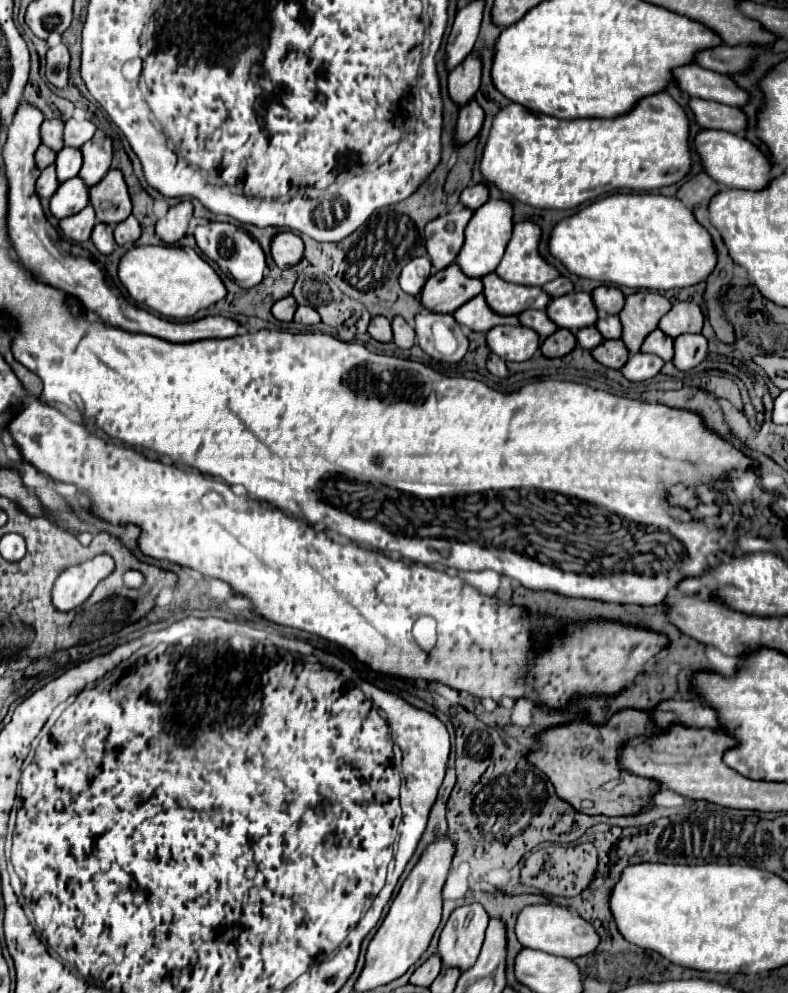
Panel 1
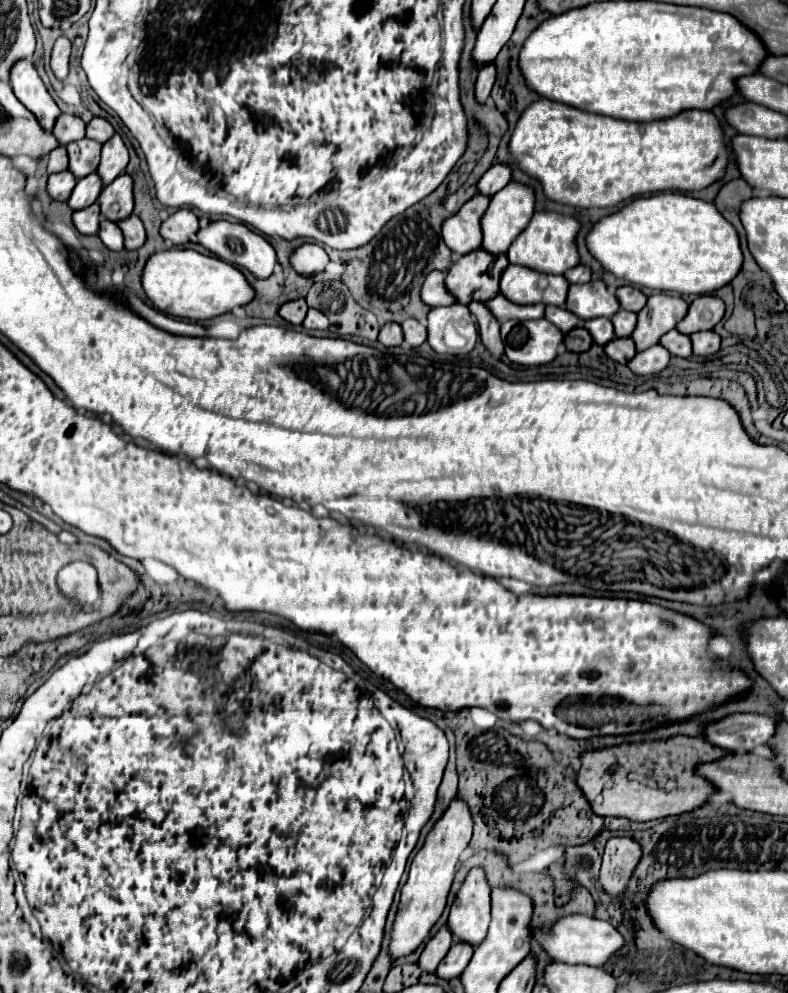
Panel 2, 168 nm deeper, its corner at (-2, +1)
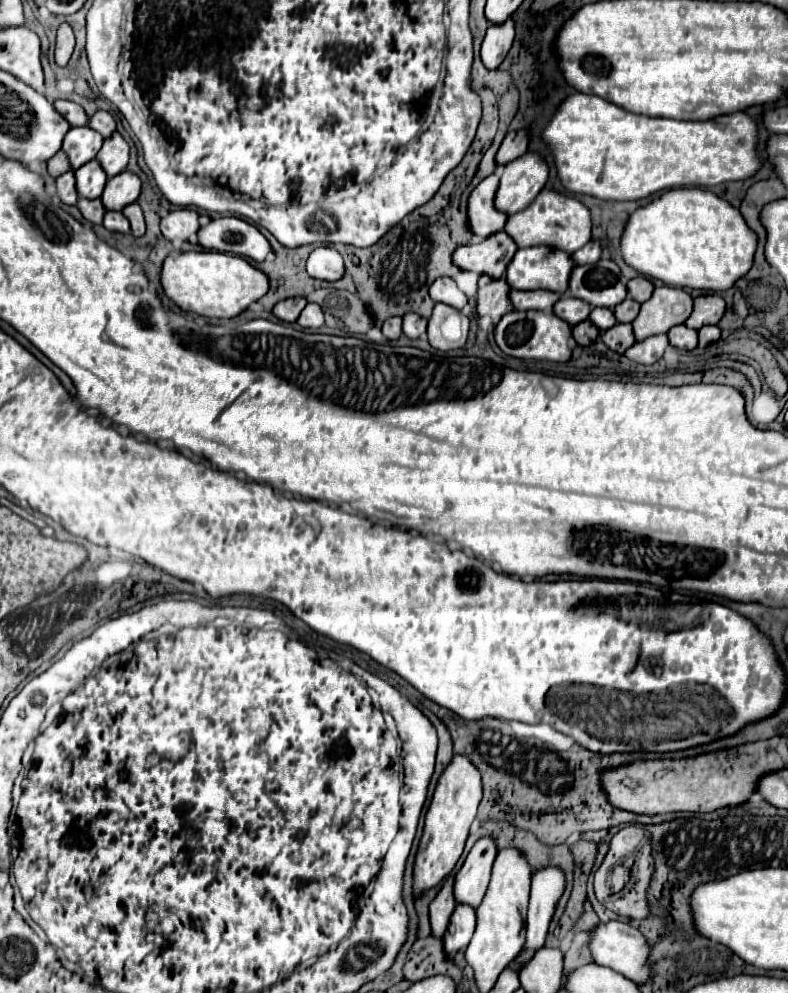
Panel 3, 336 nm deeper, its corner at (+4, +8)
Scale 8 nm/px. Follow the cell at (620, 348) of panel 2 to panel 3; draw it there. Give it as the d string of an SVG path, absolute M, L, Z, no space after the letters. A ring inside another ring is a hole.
M614 325L612 329L604 331L602 341L616 353L624 353L632 343L634 343L634 333L632 333L632 325Z

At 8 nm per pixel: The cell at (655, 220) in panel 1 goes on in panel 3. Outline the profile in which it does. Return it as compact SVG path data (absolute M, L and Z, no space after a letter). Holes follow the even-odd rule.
M670 189L650 203L638 207L630 213L626 227L620 237L620 251L626 265L636 269L640 275L658 279L674 287L724 291L734 285L752 267L752 257L756 251L756 235L748 229L738 209L734 209L724 199L716 197L706 189Z

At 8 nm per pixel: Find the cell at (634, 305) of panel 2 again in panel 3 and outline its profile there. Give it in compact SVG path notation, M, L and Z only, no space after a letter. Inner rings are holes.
M636 277L636 279L630 279L628 281L628 295L638 301L638 303L644 303L650 299L652 291L654 291L654 285L646 279L646 277Z

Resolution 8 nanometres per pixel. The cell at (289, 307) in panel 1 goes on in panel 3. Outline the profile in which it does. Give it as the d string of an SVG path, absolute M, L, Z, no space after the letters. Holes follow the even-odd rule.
M290 297L290 299L284 299L284 301L276 303L274 315L276 315L278 319L286 321L286 323L294 323L294 321L300 317L302 309L306 307L306 303L308 303L306 297Z

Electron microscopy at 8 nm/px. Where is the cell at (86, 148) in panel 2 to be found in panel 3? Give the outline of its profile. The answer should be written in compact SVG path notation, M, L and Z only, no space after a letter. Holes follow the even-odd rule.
M74 127L66 133L62 151L68 155L72 169L80 169L84 163L92 161L102 147L104 137L90 127Z

